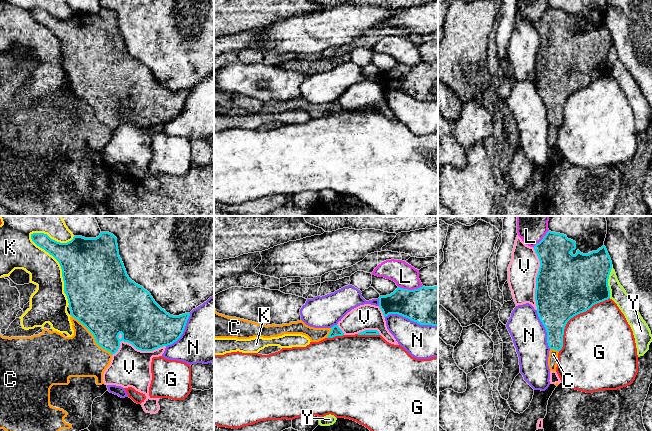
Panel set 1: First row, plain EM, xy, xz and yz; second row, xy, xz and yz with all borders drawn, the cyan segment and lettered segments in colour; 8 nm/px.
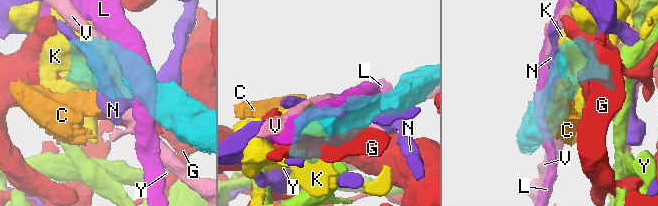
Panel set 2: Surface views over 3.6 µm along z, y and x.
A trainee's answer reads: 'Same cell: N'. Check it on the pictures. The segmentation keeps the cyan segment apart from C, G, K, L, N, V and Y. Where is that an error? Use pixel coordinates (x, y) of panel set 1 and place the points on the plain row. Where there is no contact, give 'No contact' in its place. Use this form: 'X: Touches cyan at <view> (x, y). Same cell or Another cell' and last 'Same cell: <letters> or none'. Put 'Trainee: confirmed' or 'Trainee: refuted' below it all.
C: Touches cyan at xy (93, 111). Another cell
G: Touches cyan at yz (573, 92). Another cell
K: Touches cyan at xy (61, 43). Another cell
L: Touches cyan at xz (410, 66). Another cell
N: Touches cyan at xz (411, 96). Another cell
V: Touches cyan at xy (136, 124). Another cell
Y: Touches cyan at yz (607, 57). Another cell
Same cell: none
Trainee: refuted

